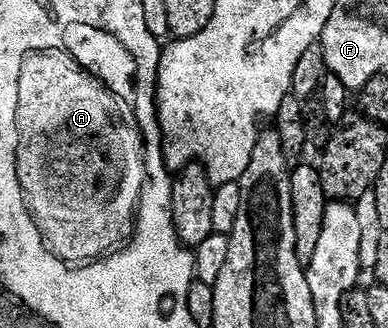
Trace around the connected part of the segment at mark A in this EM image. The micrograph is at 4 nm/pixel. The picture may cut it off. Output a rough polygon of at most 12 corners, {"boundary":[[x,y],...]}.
{"boundary":[[64,49],[18,77],[20,179],[48,250],[127,244],[144,143]]}

